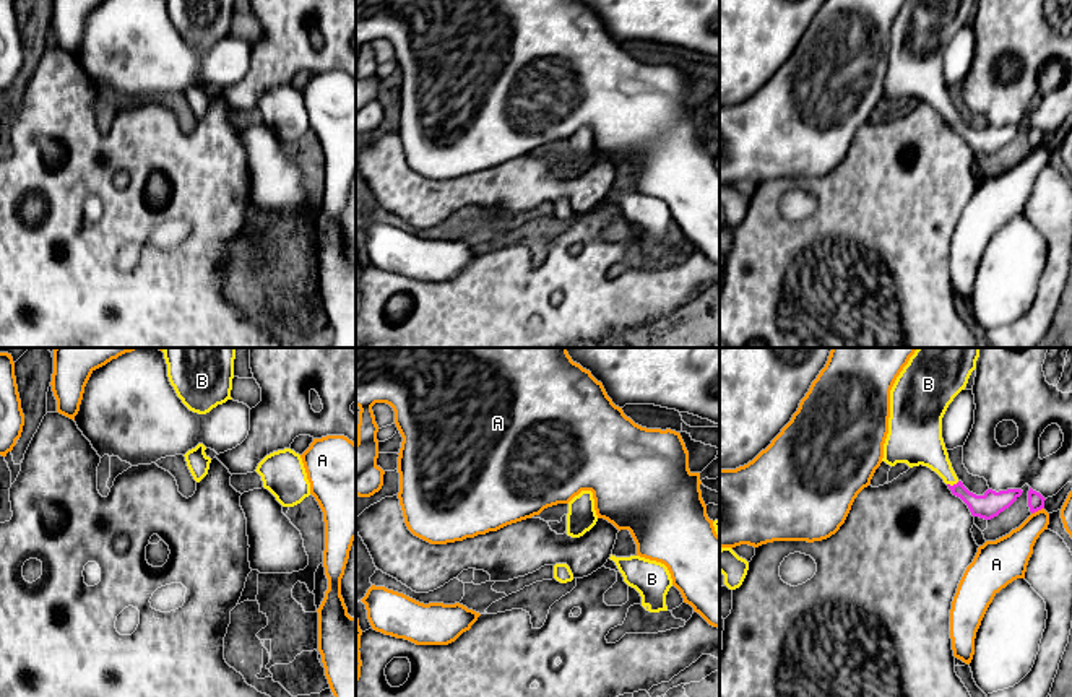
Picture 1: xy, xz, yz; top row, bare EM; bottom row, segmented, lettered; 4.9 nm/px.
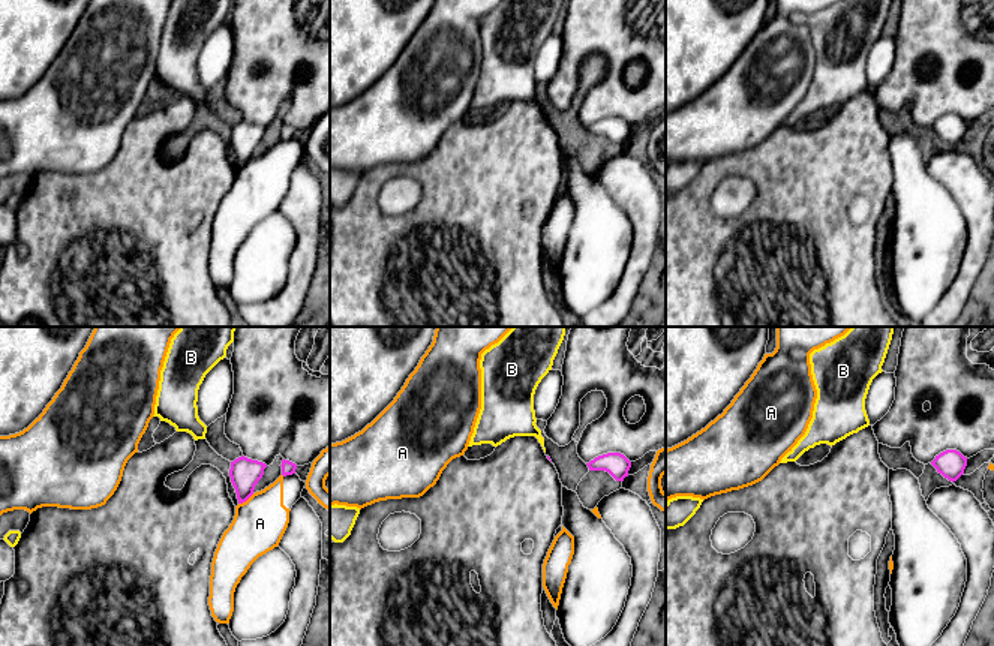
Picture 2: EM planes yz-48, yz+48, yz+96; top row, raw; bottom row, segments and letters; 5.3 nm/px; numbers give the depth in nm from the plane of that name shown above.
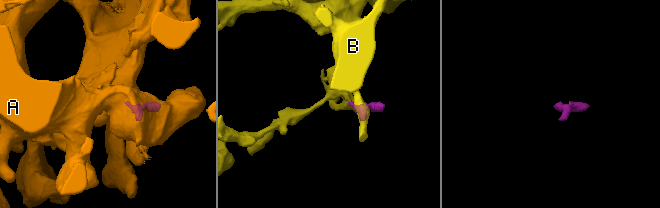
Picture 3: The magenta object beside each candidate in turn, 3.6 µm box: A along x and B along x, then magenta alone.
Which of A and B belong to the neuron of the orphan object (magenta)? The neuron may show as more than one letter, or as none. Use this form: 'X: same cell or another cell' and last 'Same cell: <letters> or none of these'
A: another cell
B: same cell
Same cell: B

